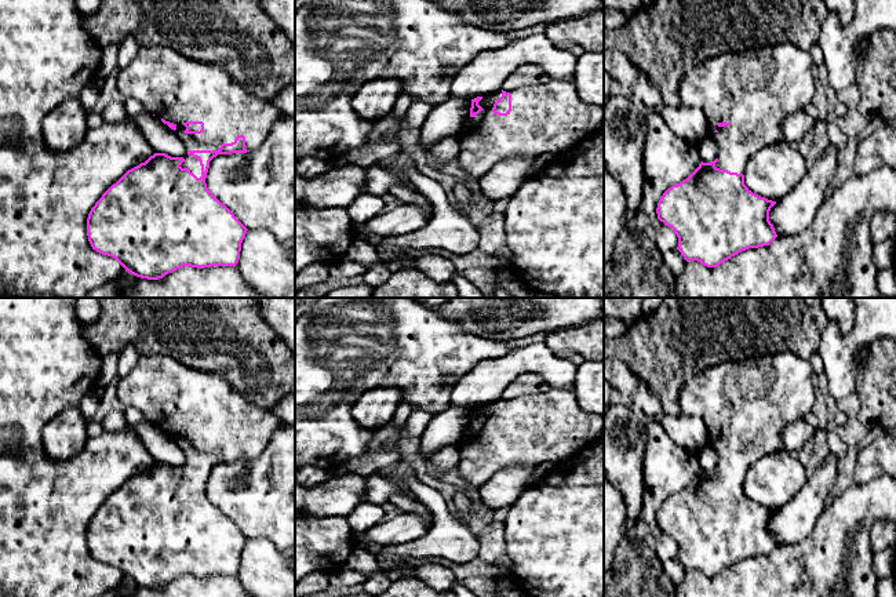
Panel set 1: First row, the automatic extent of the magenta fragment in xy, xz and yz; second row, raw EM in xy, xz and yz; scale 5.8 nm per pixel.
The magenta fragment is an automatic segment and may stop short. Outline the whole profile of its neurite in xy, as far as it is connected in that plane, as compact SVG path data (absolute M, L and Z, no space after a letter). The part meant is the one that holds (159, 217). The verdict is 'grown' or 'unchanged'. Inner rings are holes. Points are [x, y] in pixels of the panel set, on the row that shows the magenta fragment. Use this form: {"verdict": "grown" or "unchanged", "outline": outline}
{"verdict": "grown", "outline": "M141 47L135 58L119 72L117 87L124 98L139 101L149 114L174 130L186 152L183 157L154 153L128 170L102 194L87 218L87 236L92 250L114 258L125 272L147 280L163 279L183 266L236 266L248 229L208 190L205 178L210 161L218 154L256 149L285 113L272 101L252 95L218 65L186 58L171 47Z"}

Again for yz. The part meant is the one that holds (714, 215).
{"verdict": "grown", "outline": "M788 41L725 52L685 70L678 88L681 103L703 110L709 135L718 145L714 161L702 161L686 179L669 188L658 203L658 219L674 230L677 250L685 261L717 267L739 252L769 245L777 237L769 221L776 201L753 193L744 185L743 174L754 152L782 139L783 120L812 102L816 77L809 51Z"}

